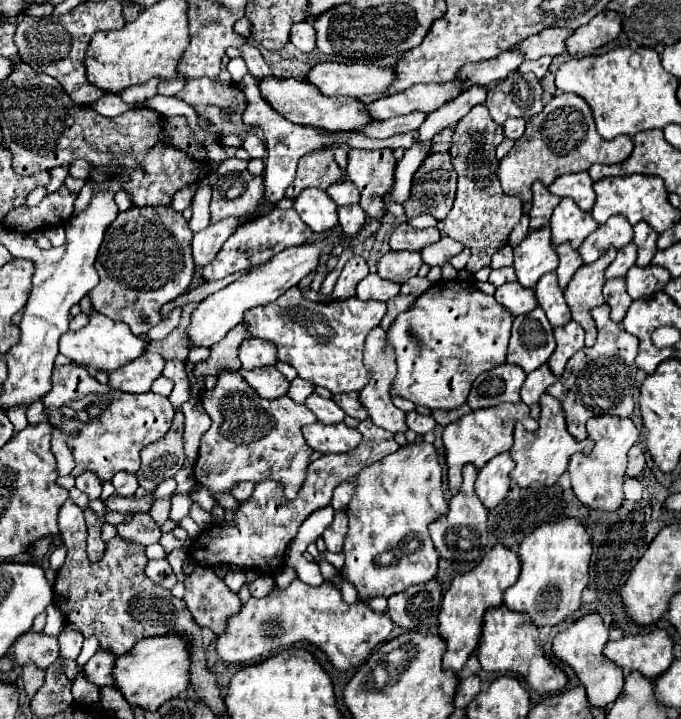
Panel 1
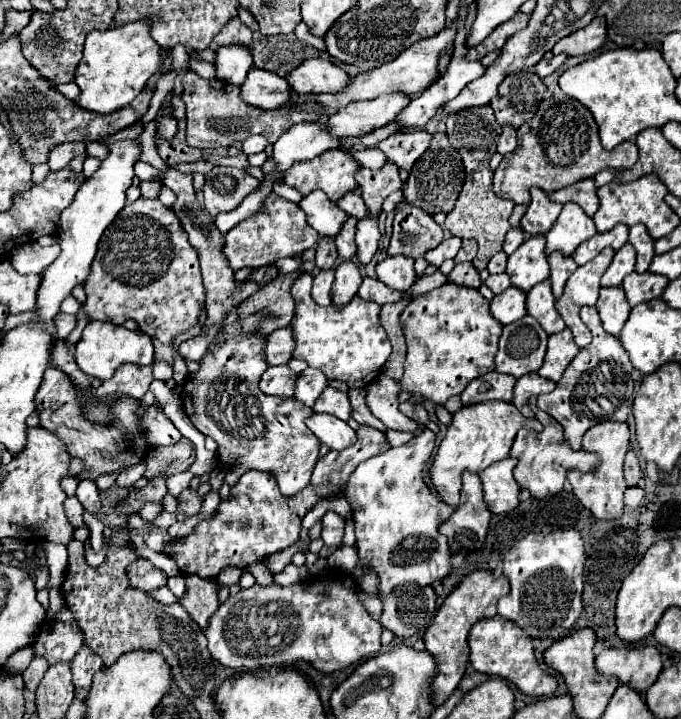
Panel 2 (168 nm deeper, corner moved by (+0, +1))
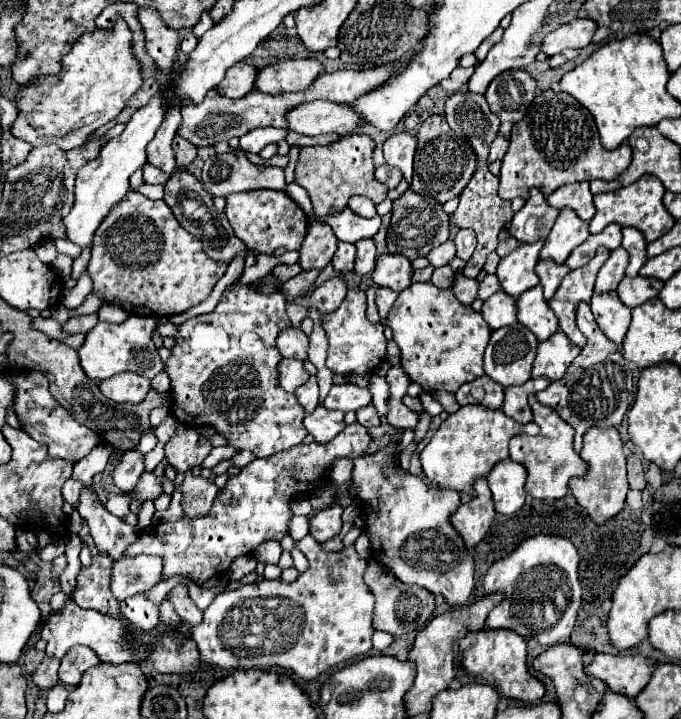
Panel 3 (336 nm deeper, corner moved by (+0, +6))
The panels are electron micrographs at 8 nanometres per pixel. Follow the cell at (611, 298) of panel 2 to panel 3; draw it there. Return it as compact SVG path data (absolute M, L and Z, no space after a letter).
M610 292L606 296L592 296L590 306L592 306L592 314L594 314L598 328L616 346L622 346L622 340L630 326L630 316L632 316L630 308L626 308L618 300L616 292Z

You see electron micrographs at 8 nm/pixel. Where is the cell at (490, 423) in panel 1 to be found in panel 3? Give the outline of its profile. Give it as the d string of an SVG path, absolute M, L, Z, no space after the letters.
M478 404L462 406L456 414L448 416L440 428L434 432L432 440L420 452L422 470L428 482L434 482L442 488L464 490L470 496L476 496L474 480L488 476L488 472L502 460L508 458L508 442L518 434L536 436L540 432L538 424L518 424L508 416L502 416L502 410L490 412L488 408L478 408Z

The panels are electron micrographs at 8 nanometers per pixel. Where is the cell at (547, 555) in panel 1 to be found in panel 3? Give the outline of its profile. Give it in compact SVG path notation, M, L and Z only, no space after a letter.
M534 536L524 540L512 554L494 562L484 576L484 594L502 594L502 602L488 614L486 628L508 628L524 636L536 638L538 644L550 648L564 642L582 606L582 588L578 582L580 556L570 540L560 536Z

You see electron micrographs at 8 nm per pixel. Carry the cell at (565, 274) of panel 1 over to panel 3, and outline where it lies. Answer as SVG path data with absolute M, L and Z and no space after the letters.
M540 260L538 264L536 264L536 268L534 268L534 272L538 274L538 278L540 278L540 284L542 284L542 288L544 288L544 298L546 300L550 300L552 296L554 296L554 292L558 290L558 286L560 286L560 282L562 282L562 278L570 272L564 264L554 264L552 260Z

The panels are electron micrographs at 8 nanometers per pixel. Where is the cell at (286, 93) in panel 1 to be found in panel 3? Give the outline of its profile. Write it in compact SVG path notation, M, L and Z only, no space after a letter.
M238 62L226 70L224 80L216 86L216 90L226 98L242 98L254 90L254 74L258 70L246 62Z

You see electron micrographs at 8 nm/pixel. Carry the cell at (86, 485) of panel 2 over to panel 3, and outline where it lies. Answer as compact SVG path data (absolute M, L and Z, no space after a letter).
M90 488L82 490L78 512L90 526L90 536L94 538L98 554L120 560L126 546L138 538L140 530L136 526L128 526L122 518L112 516Z

